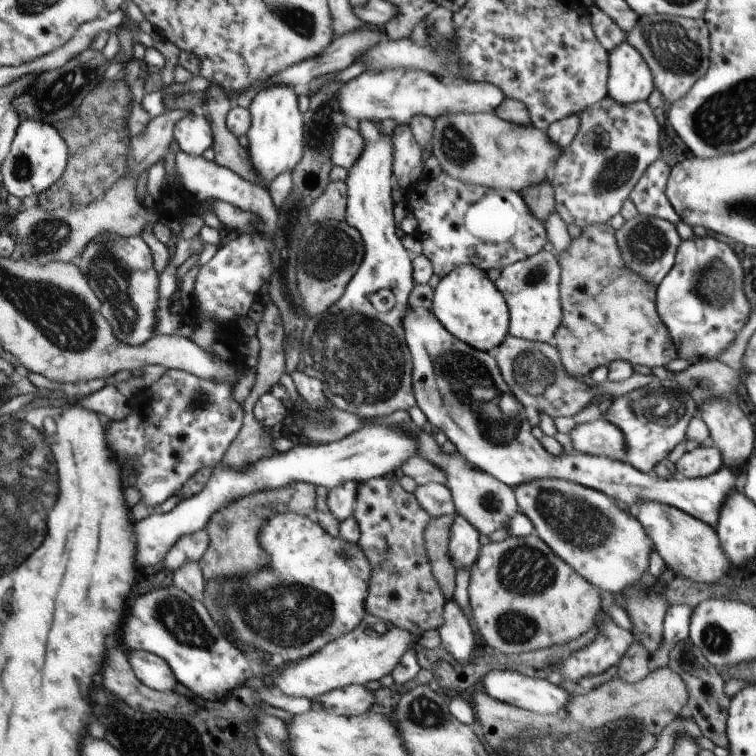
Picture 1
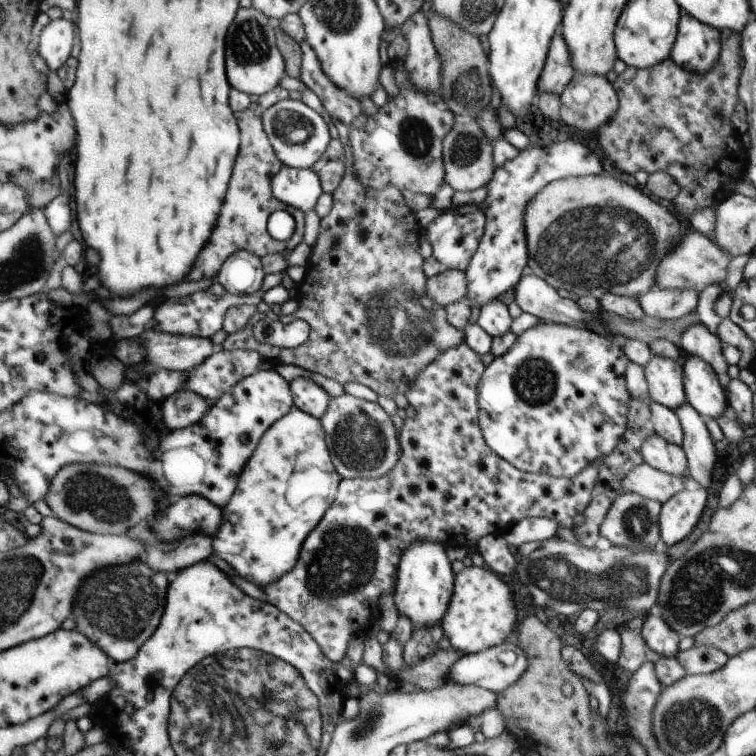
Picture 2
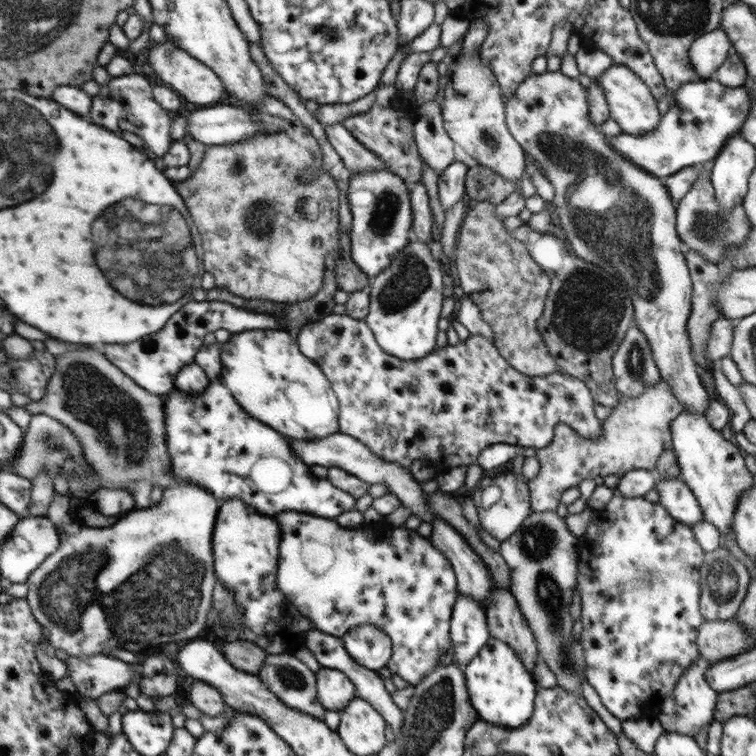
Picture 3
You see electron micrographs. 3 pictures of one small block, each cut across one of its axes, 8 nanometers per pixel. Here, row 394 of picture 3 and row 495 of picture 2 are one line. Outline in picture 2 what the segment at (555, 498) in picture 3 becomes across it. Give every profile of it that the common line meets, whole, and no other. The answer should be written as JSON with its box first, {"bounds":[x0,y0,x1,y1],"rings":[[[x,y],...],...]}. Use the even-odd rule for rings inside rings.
{"bounds":[623,462,686,505],"rings":[[[644,462],[634,467],[623,478],[623,492],[636,493],[642,498],[658,501],[662,505],[684,490],[686,474],[680,477],[653,469]]]}

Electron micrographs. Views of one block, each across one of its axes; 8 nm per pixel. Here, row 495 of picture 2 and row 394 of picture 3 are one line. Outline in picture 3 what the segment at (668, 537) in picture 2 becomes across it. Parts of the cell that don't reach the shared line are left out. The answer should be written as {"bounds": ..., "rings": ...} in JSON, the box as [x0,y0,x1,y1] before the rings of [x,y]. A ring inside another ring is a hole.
{"bounds":[506,70,710,416],"rings":[[[547,70],[542,74],[532,73],[532,75],[526,77],[526,79],[518,85],[518,88],[516,88],[514,95],[506,98],[506,124],[514,140],[524,148],[526,154],[530,155],[531,158],[537,162],[544,176],[550,181],[550,183],[552,183],[552,186],[554,186],[556,196],[554,196],[554,200],[552,200],[548,206],[555,216],[555,231],[560,235],[565,235],[565,240],[568,240],[570,246],[572,246],[572,252],[578,255],[578,257],[602,267],[604,270],[617,276],[625,283],[634,309],[634,318],[632,322],[638,327],[638,329],[640,329],[640,331],[642,331],[643,336],[646,336],[661,378],[666,380],[667,384],[673,389],[674,395],[680,400],[683,410],[694,410],[704,416],[707,403],[710,399],[702,385],[698,372],[696,372],[697,365],[695,364],[691,352],[691,342],[689,340],[687,324],[692,308],[693,284],[688,265],[686,264],[685,247],[677,233],[676,208],[674,208],[672,198],[670,198],[670,194],[668,190],[666,190],[664,180],[652,176],[650,172],[644,172],[638,164],[632,164],[630,160],[622,158],[622,156],[609,145],[606,136],[604,136],[600,128],[594,126],[594,124],[590,122],[589,108],[588,89],[584,88],[578,79],[574,80],[574,78],[564,76],[560,70],[554,72]]]}

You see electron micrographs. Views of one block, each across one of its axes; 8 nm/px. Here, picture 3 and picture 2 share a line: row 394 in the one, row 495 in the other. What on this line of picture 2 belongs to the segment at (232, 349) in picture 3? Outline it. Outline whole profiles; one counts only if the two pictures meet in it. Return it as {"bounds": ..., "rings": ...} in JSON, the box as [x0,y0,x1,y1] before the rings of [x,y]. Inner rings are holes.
{"bounds":[212,405,342,587],"rings":[[[293,405],[286,416],[277,420],[268,430],[266,430],[261,441],[254,449],[253,456],[250,457],[248,465],[241,474],[240,484],[236,487],[233,497],[230,499],[229,504],[222,509],[224,510],[225,521],[222,523],[221,529],[212,536],[214,554],[228,562],[233,569],[236,569],[235,571],[238,572],[240,576],[253,582],[259,587],[277,581],[282,575],[291,571],[292,567],[296,564],[304,539],[310,534],[310,532],[312,532],[312,530],[314,530],[314,527],[320,522],[320,520],[322,520],[326,510],[328,510],[330,505],[334,502],[335,494],[337,493],[338,485],[341,480],[342,478],[338,472],[336,472],[335,466],[332,464],[332,459],[330,458],[321,420],[300,410],[296,405]]]}

